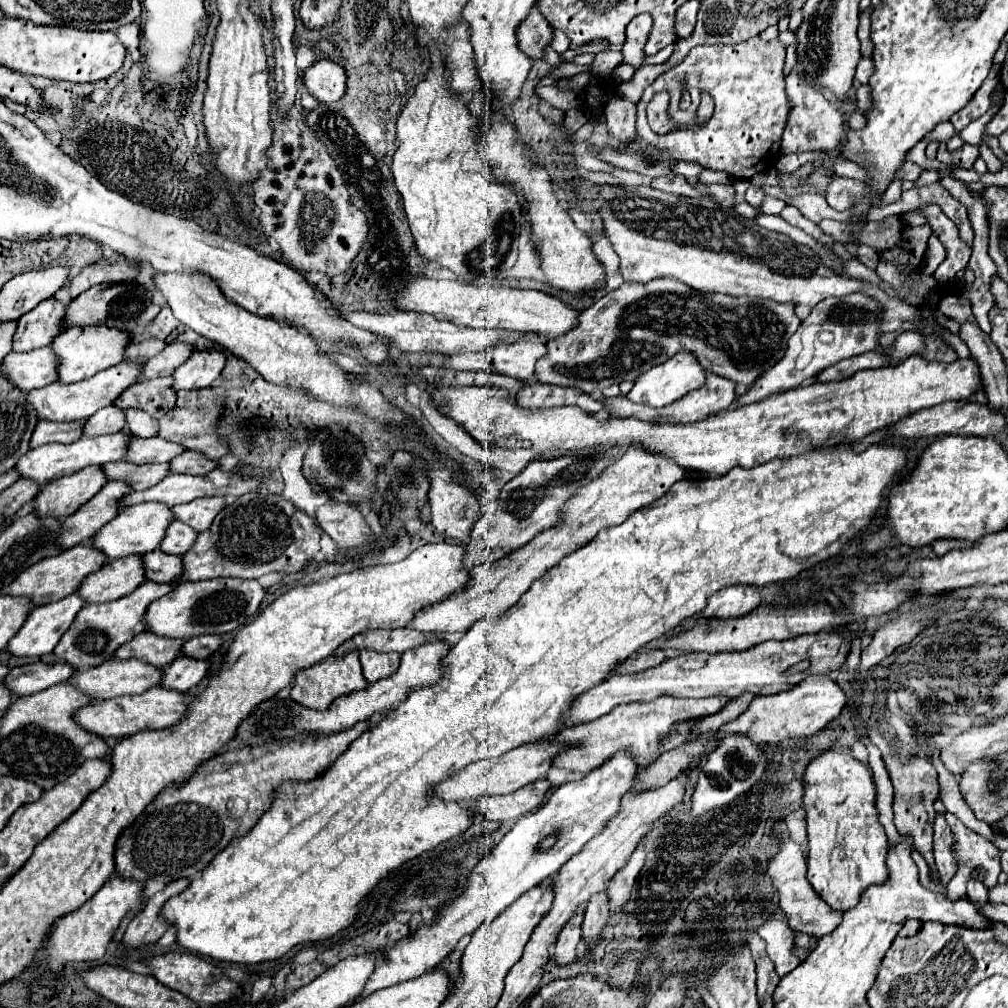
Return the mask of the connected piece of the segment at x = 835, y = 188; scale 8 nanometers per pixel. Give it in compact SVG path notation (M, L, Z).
M835 177L835 181L827 189L825 199L833 209L845 211L857 205L857 201L861 201L865 195L867 195L867 185L863 181Z

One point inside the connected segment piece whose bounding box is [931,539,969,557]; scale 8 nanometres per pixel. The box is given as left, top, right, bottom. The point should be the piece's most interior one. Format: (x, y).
(944, 546)

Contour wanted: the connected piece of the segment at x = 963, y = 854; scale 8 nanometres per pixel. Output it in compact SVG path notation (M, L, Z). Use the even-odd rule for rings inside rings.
M945 811L945 821L953 831L953 855L957 857L957 871L953 875L953 879L949 881L947 889L949 889L949 897L961 899L965 895L965 883L969 879L969 873L973 867L983 865L987 871L987 887L993 887L997 883L997 875L1001 871L999 867L999 849L983 839L981 835L977 835L975 831L967 829L953 813Z

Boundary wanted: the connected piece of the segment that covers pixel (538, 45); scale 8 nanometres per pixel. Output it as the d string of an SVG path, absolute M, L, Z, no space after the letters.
M537 3L531 7L525 21L517 27L517 41L519 49L533 59L539 59L541 49L551 41L551 25L541 15Z

